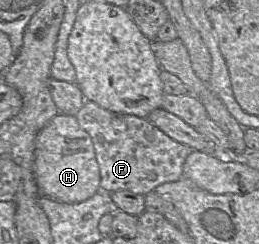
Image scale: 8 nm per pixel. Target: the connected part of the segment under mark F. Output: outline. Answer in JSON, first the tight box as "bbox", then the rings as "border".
{"bbox":[75,101,196,196],"border":[[[85,101],[75,117],[92,139],[100,169],[100,188],[110,194],[129,190],[145,196],[161,184],[179,181],[187,156],[196,150],[168,137],[146,118],[115,113],[91,101]]]}

